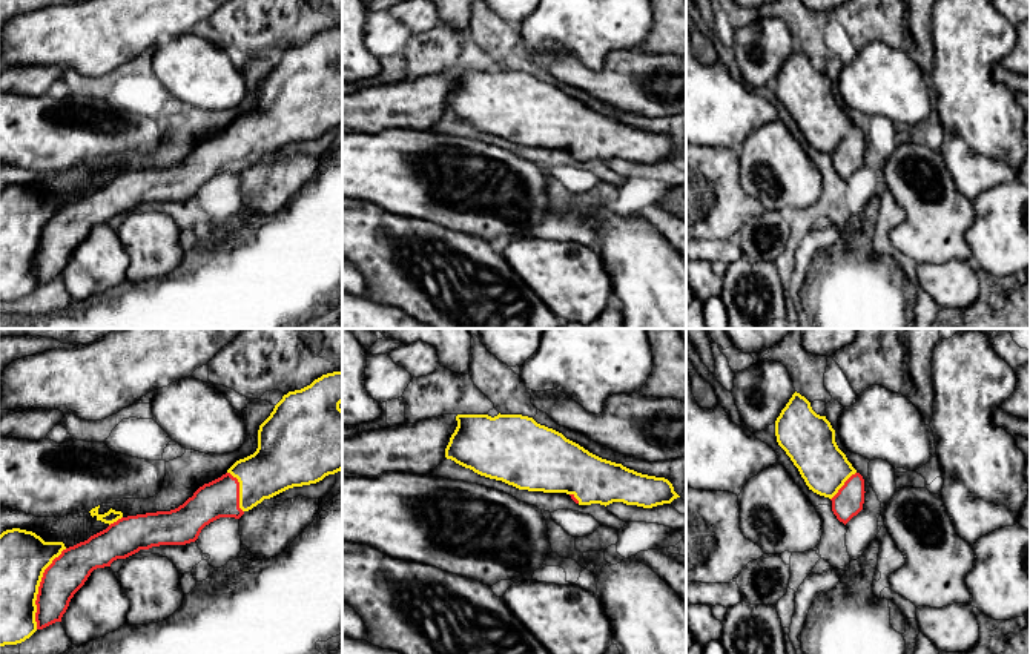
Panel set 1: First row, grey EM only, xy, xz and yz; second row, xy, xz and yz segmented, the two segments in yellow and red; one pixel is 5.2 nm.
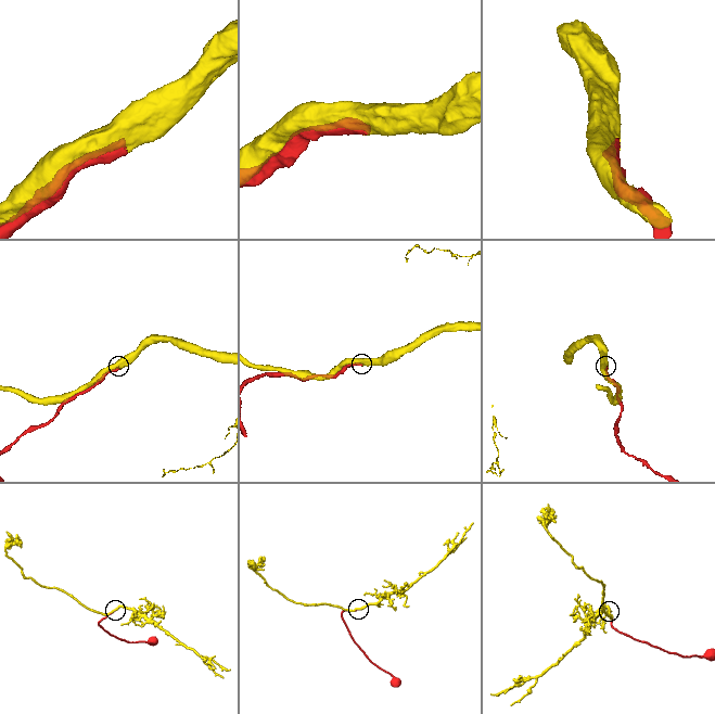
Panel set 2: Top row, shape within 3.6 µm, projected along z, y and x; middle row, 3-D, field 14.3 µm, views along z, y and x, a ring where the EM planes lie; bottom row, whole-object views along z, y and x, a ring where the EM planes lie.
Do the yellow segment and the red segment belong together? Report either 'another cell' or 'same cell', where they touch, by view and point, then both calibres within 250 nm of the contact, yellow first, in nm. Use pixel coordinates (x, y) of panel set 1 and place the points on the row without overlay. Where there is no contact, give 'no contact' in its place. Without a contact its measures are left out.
same cell; meets yellow in xy at (37, 244); 260 nm thick on the yellow side, 200 nm on the other

